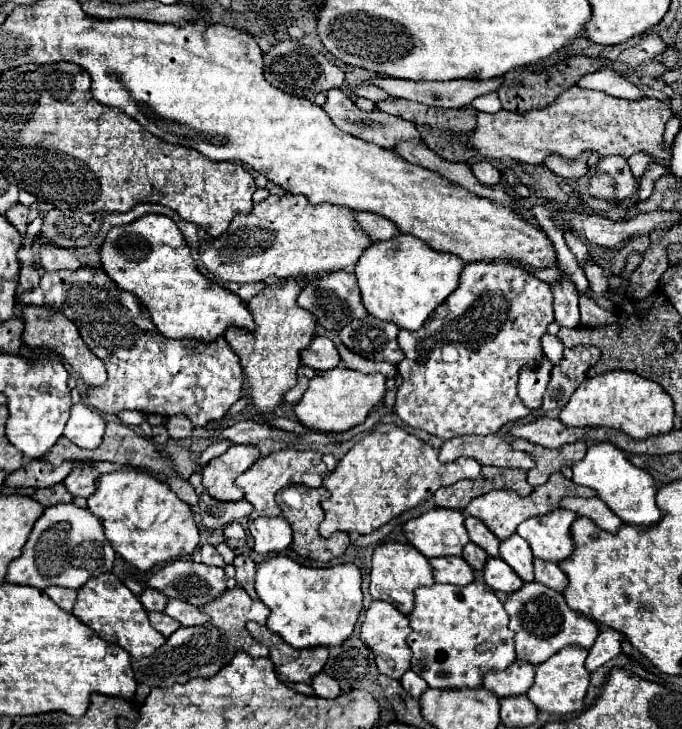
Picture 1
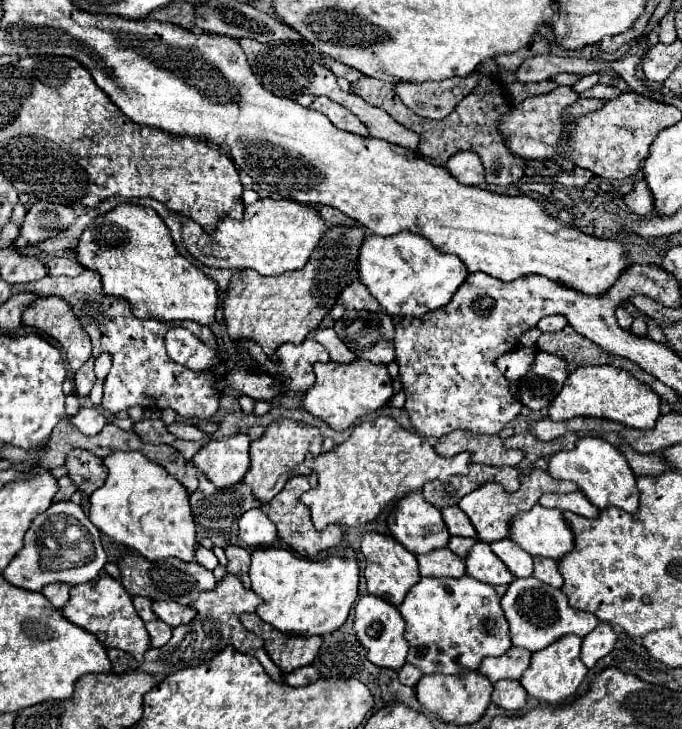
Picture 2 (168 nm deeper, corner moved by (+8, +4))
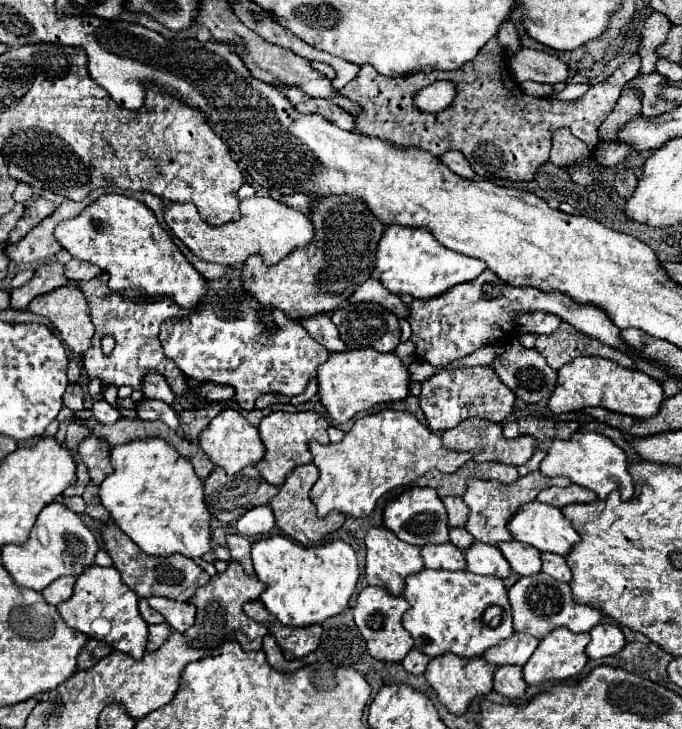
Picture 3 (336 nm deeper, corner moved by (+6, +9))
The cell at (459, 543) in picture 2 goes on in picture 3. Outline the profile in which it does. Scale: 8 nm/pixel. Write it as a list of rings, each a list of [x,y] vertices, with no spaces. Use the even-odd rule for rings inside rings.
[[[450,529],[450,543],[454,543],[458,549],[466,551],[474,543],[474,537],[466,529]]]

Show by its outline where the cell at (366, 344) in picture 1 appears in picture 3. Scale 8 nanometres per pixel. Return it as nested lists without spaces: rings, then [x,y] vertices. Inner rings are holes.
[[[354,303],[334,311],[332,321],[338,325],[340,337],[348,349],[376,349],[380,353],[394,351],[400,343],[400,325],[398,317],[394,317],[388,309],[378,303]]]

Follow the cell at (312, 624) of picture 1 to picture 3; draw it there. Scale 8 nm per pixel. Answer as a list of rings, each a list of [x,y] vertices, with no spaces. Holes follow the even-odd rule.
[[[272,535],[252,545],[252,563],[256,577],[266,583],[260,601],[278,621],[290,627],[320,625],[326,619],[340,615],[348,607],[360,575],[356,553],[344,541],[302,547],[284,535]]]

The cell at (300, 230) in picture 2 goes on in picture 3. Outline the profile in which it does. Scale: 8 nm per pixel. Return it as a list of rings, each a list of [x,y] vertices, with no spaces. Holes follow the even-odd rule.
[[[250,197],[240,201],[242,217],[238,221],[230,221],[224,225],[210,227],[202,221],[198,209],[190,203],[168,203],[166,205],[166,223],[174,231],[174,235],[200,259],[210,263],[234,265],[244,263],[250,255],[260,253],[266,265],[274,265],[290,255],[294,249],[304,247],[312,241],[312,221],[304,213],[288,207],[282,201],[272,197]]]

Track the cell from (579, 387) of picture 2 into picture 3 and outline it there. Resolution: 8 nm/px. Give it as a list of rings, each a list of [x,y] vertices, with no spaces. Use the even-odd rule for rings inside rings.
[[[578,357],[558,371],[556,389],[548,401],[552,413],[570,413],[582,407],[604,407],[614,413],[646,419],[658,413],[664,401],[662,385],[638,369],[620,367],[602,357]]]

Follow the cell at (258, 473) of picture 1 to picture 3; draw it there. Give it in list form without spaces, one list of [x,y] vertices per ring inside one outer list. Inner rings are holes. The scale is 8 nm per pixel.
[[[276,411],[276,413],[270,413],[268,417],[262,419],[258,431],[260,431],[262,445],[266,449],[266,455],[256,463],[256,469],[274,487],[280,487],[286,481],[286,475],[294,467],[312,463],[312,455],[308,451],[310,441],[328,443],[328,421],[314,411],[300,411],[300,413]]]

